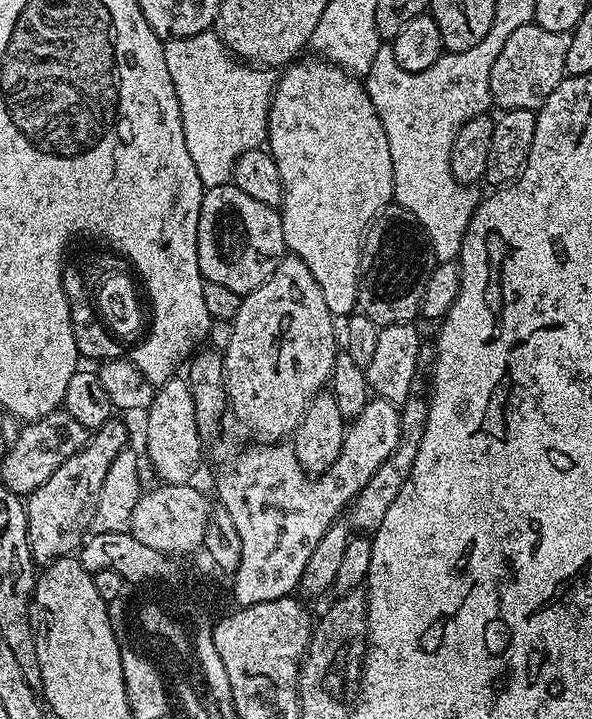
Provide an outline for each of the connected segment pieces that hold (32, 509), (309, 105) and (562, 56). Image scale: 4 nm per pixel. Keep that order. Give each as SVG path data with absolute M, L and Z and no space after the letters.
M119 418L107 420L104 425L91 433L90 439L82 450L78 450L58 470L54 470L51 478L38 490L30 493L26 500L28 509L28 545L32 551L32 559L37 565L47 566L64 556L71 556L84 543L89 535L94 510L98 506L98 494L102 494L102 482L106 482L106 470L110 470L110 462L118 458L123 448L129 447L128 428Z
M323 58L301 59L293 62L279 73L276 89L272 91L272 101L268 111L267 151L280 175L284 187L284 203L282 205L282 234L285 249L291 255L300 256L306 266L310 266L310 274L314 274L314 282L322 286L322 298L326 298L326 306L332 311L333 317L347 318L357 311L358 285L360 284L360 247L364 245L364 237L370 225L380 213L389 207L392 195L392 163L390 162L390 142L386 142L386 130L382 130L382 122L374 110L374 102L370 102L370 94L364 89L363 83L345 68L329 64Z
M534 22L526 26L518 26L510 38L506 38L506 46L502 46L502 54L498 54L494 62L494 70L490 70L490 94L493 105L497 109L510 108L540 109L550 94L565 78L566 52L570 50L571 35L567 32L551 32L542 30Z

